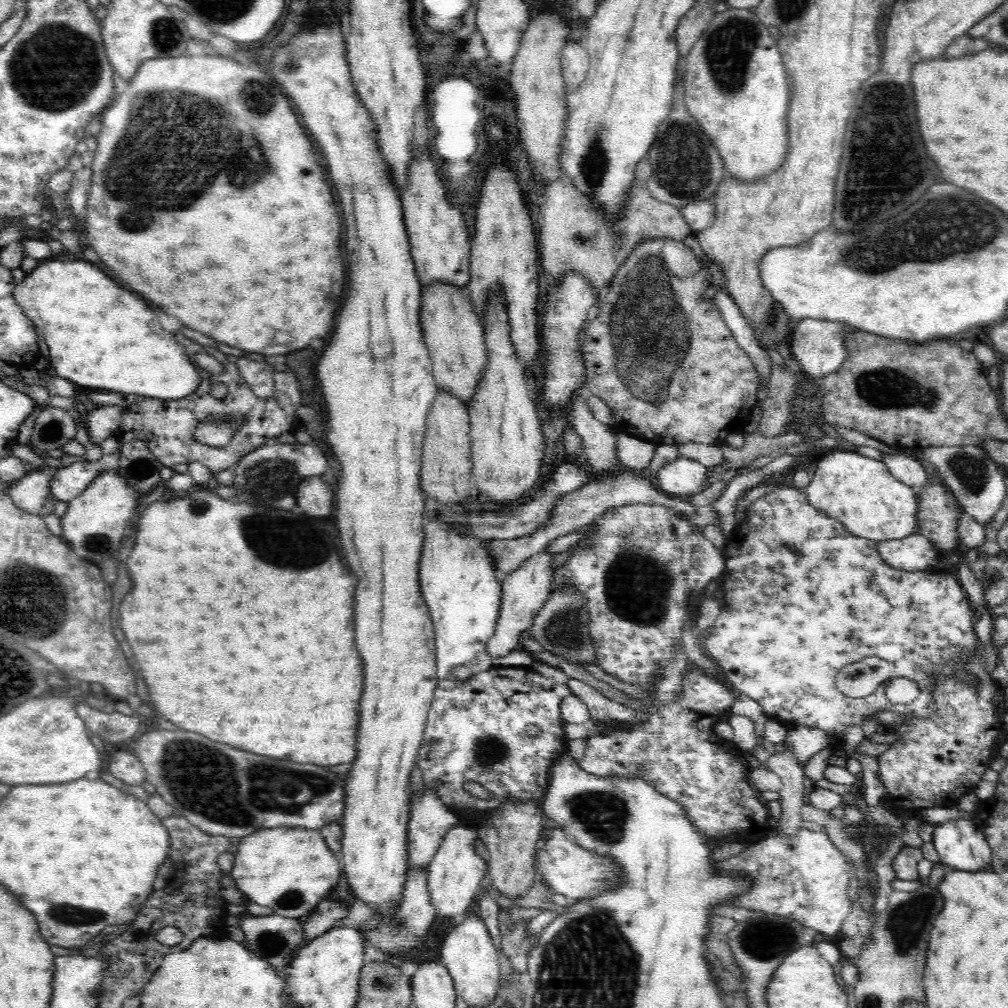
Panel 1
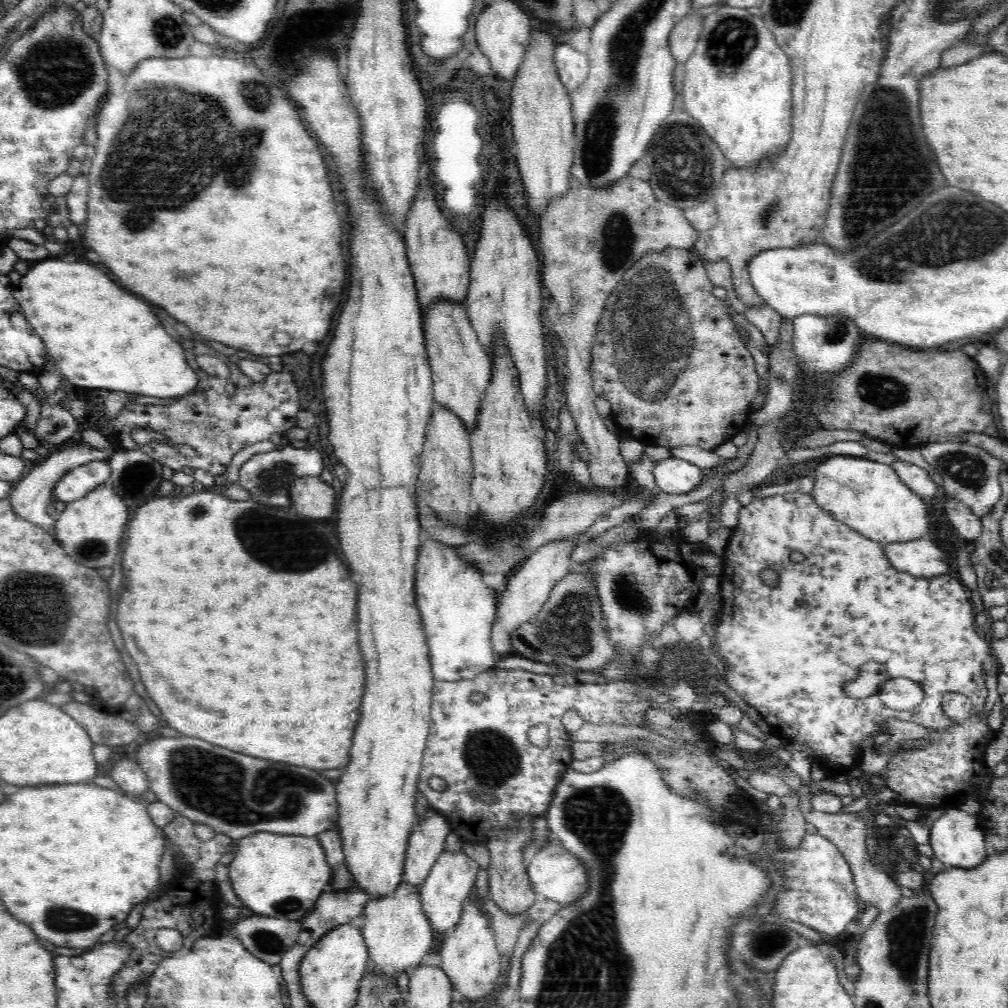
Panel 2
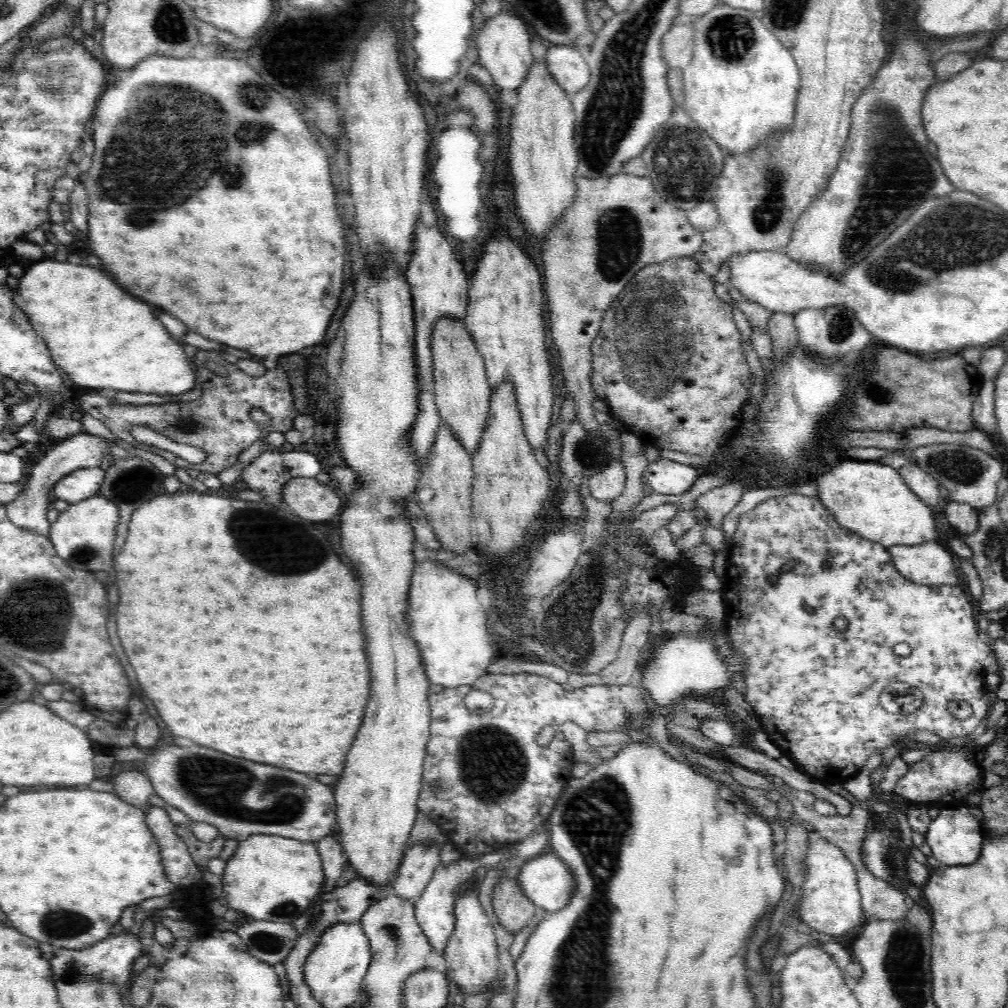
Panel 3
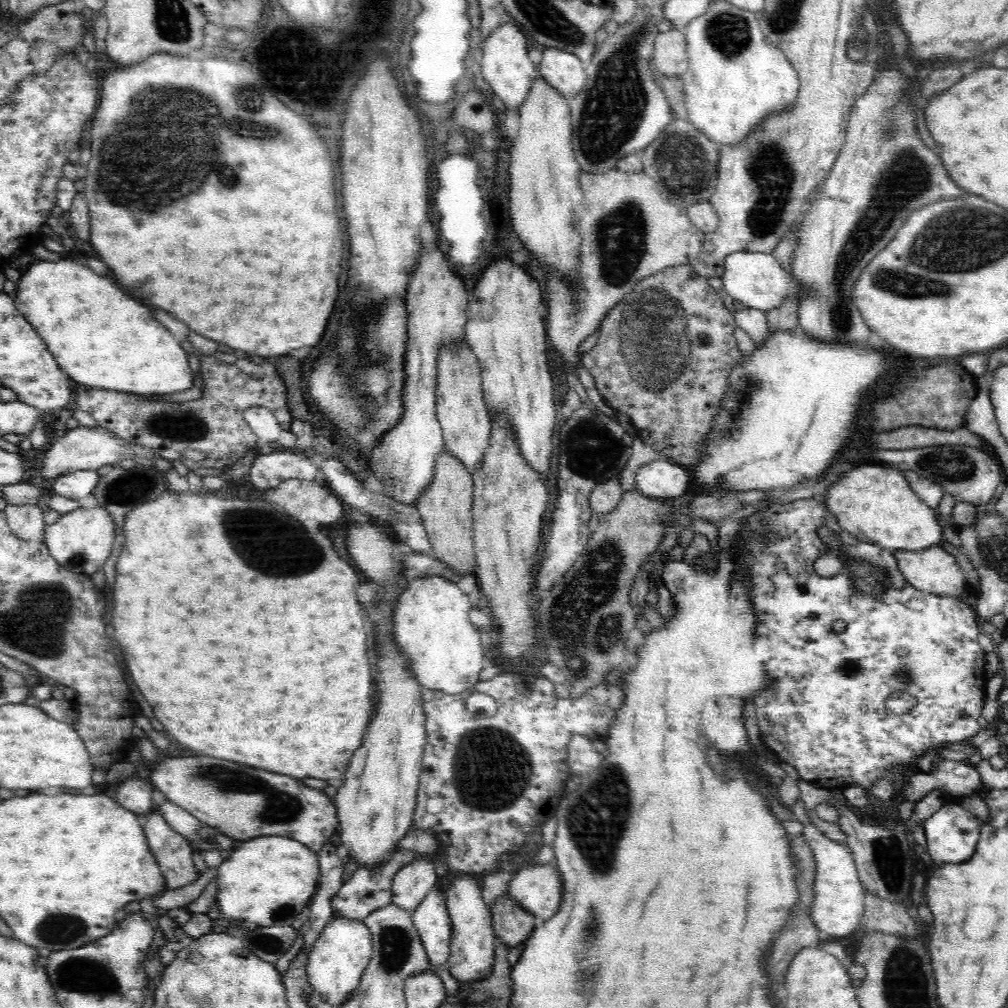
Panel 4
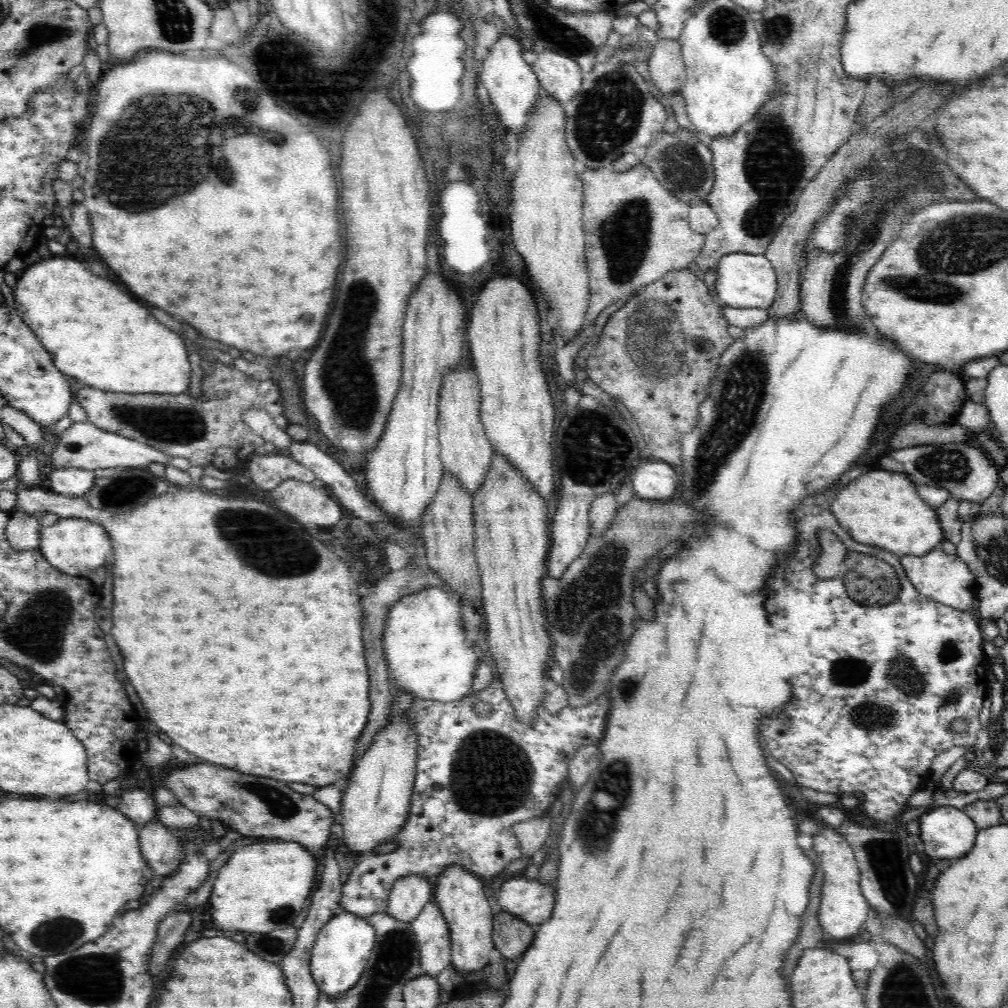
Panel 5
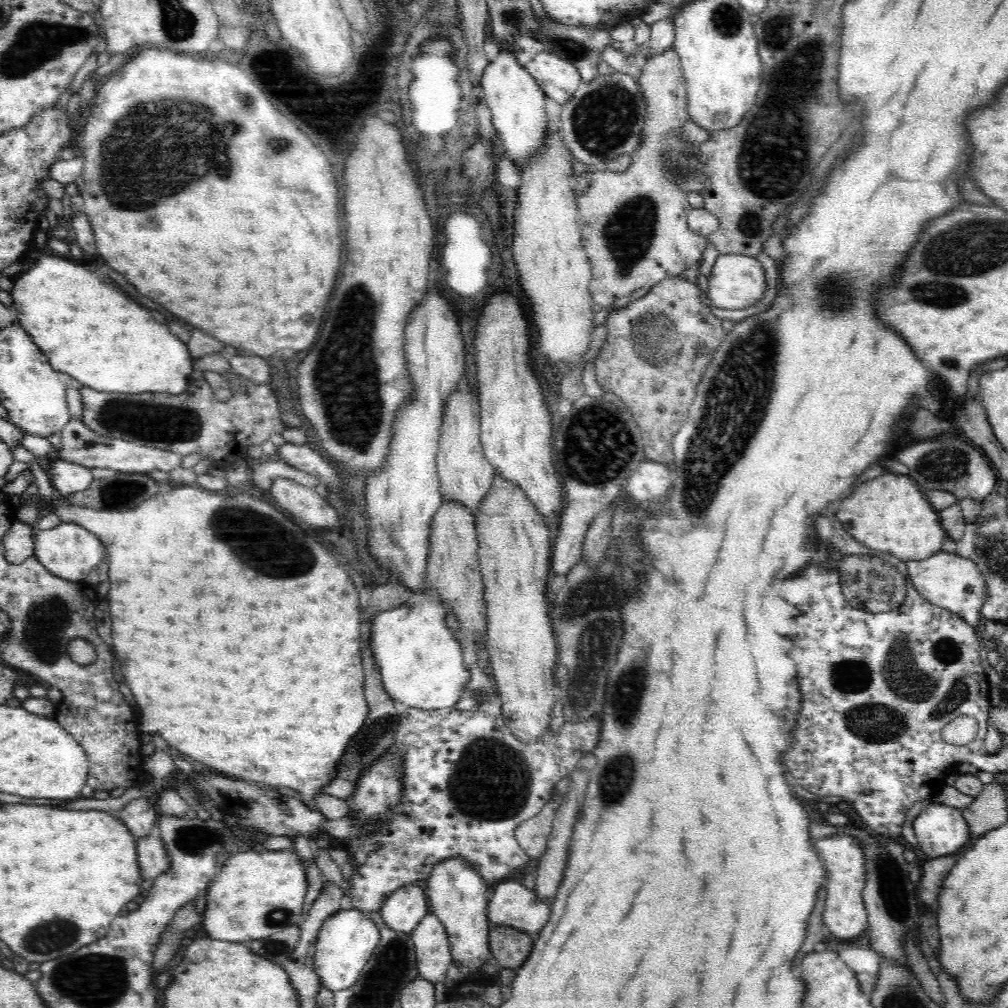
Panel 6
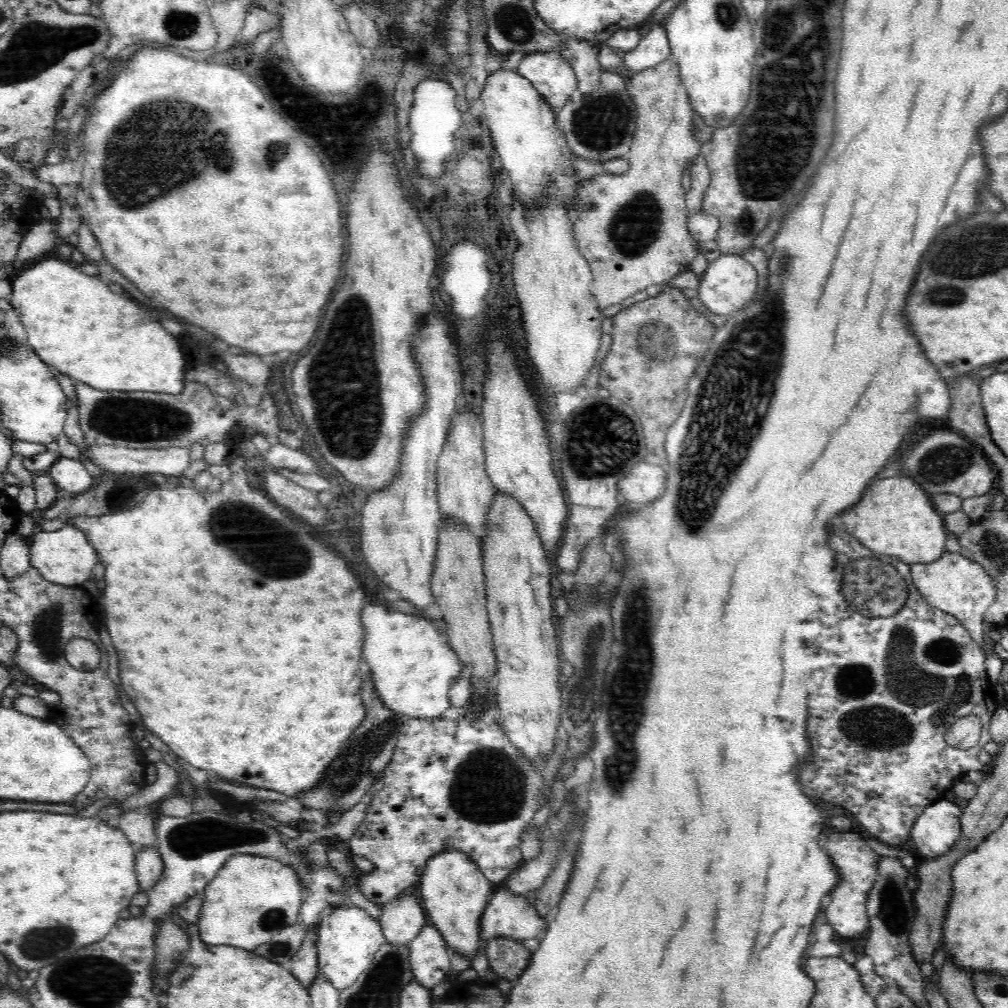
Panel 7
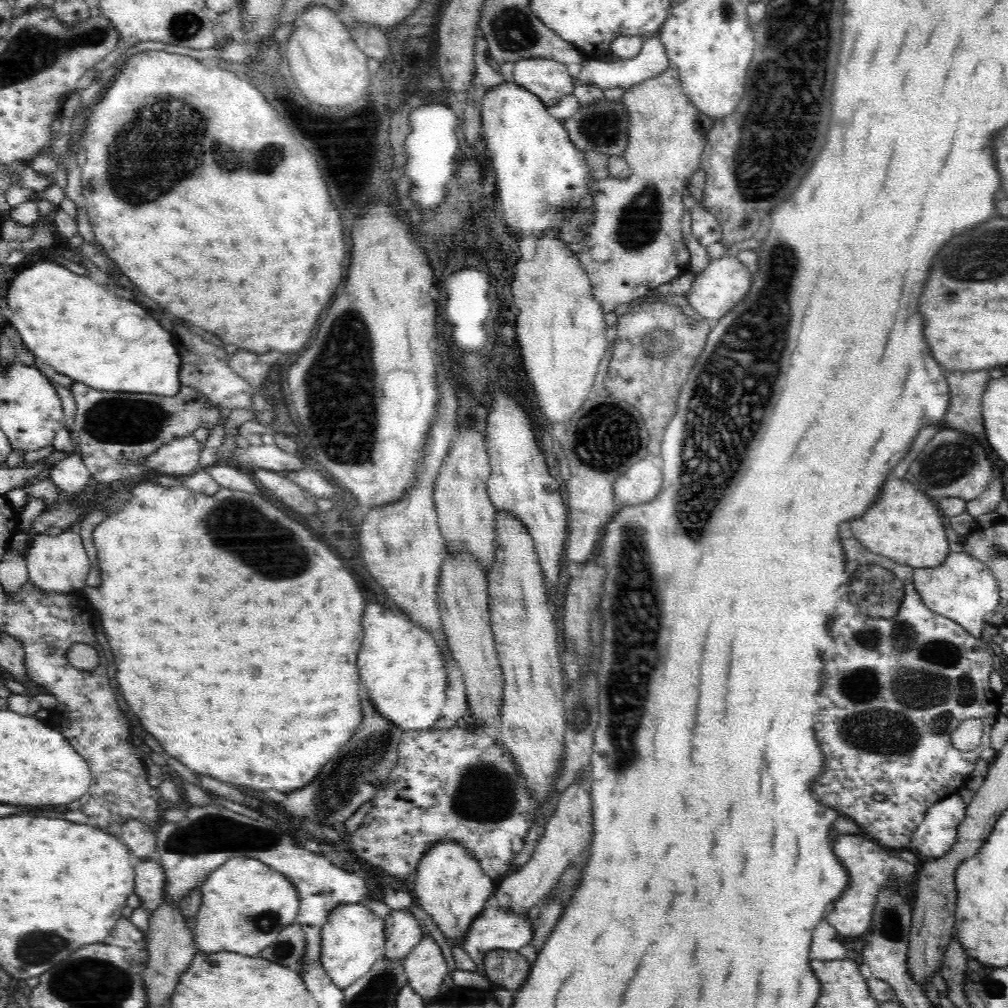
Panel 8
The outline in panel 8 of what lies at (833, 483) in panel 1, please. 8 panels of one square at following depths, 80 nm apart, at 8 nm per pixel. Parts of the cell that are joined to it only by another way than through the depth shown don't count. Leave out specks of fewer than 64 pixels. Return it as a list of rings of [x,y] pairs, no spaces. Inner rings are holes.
[[[892,480],[884,486],[892,486],[888,492],[888,506],[872,508],[860,520],[850,522],[854,538],[873,553],[886,556],[913,569],[934,568],[944,564],[946,556],[950,554],[950,546],[942,524],[942,512],[936,502],[910,482]]]

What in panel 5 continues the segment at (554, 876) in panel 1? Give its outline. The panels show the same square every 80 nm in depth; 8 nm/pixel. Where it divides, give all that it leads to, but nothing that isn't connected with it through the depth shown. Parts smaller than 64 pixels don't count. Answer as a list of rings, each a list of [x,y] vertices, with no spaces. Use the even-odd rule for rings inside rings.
[[[514,876],[507,878],[495,895],[499,912],[511,914],[526,924],[541,925],[551,916],[555,905],[555,887]]]

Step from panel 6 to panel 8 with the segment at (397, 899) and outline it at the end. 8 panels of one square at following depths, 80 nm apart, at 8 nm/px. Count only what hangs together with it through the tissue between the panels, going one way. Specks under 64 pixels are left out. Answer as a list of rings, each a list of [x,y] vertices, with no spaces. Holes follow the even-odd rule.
[[[409,910],[395,911],[384,918],[385,955],[386,959],[398,963],[404,961],[424,934],[421,927]]]

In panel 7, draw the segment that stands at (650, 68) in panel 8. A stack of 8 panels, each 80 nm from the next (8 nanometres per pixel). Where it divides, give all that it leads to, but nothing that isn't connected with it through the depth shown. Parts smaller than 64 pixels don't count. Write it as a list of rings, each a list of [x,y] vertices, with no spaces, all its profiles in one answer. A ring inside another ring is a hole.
[[[661,23],[650,26],[648,33],[640,39],[638,46],[630,52],[623,54],[623,66],[627,68],[625,73],[618,73],[626,81],[634,75],[640,74],[642,70],[654,68],[662,60],[666,60],[671,54],[665,28]]]

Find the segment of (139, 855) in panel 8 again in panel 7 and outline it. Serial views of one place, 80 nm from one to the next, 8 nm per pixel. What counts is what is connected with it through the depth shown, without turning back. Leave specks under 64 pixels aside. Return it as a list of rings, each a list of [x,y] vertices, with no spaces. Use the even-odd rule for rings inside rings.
[[[149,810],[126,812],[115,821],[115,824],[122,833],[126,834],[136,851],[150,849],[156,845],[154,818]]]

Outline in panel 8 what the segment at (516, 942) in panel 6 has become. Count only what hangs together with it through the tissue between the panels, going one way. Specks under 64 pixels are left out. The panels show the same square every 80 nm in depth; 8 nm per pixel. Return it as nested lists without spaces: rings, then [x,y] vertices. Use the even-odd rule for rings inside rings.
[[[495,949],[484,960],[483,974],[489,982],[516,992],[526,982],[531,968],[527,958],[516,951]]]

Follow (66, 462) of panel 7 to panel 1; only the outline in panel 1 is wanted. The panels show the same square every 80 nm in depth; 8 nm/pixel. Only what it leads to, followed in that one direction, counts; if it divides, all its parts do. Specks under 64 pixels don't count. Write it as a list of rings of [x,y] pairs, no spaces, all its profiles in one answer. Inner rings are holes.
[[[119,450],[111,455],[103,455],[99,461],[78,461],[71,466],[60,468],[50,482],[51,496],[56,501],[66,503],[80,496],[96,476],[113,470],[118,457]]]

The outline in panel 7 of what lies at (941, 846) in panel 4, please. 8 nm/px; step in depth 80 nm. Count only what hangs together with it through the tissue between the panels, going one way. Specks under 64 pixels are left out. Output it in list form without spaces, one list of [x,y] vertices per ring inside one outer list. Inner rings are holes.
[[[942,798],[921,813],[911,831],[912,841],[922,857],[932,860],[954,847],[962,834],[962,805]]]

